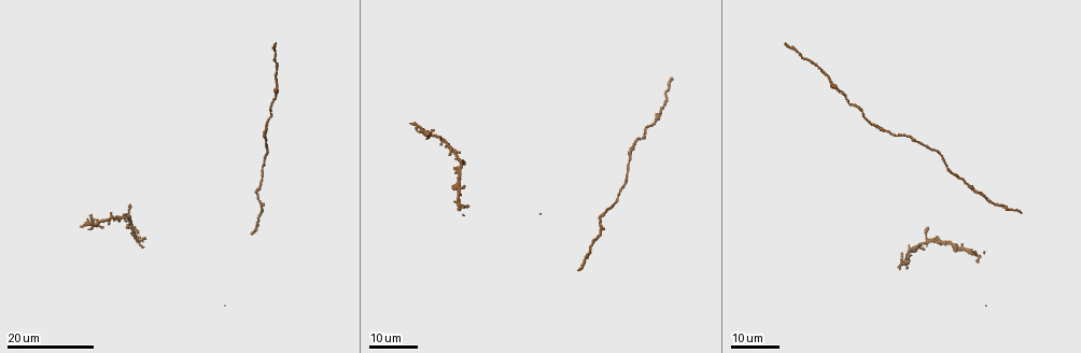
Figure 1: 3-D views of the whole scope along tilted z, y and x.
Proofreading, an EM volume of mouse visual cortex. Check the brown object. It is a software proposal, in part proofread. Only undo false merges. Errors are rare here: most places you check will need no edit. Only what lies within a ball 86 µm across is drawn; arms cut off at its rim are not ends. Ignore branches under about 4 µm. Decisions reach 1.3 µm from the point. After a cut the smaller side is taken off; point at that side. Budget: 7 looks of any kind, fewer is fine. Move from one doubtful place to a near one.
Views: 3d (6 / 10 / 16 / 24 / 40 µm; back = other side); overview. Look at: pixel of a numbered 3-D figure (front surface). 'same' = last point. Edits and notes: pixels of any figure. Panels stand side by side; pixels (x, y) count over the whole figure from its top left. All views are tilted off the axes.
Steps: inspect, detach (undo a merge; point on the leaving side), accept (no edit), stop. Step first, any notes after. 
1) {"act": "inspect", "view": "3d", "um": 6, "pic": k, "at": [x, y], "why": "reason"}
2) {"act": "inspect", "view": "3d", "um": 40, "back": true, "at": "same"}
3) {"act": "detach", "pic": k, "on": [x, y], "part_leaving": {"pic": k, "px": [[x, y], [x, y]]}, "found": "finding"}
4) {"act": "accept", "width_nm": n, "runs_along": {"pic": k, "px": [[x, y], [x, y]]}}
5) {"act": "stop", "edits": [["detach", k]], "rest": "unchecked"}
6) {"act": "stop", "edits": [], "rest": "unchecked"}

{"act": "inspect", "view": "3d", "um": 16, "pic": 1, "at": [634, 143], "why": "thick turns thin"}

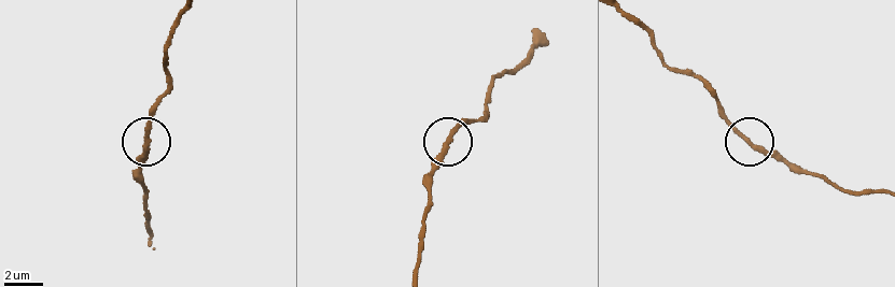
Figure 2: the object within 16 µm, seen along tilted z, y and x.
{"act": "inspect", "view": "3d", "um": 10, "pic": 2, "at": [145, 148]}

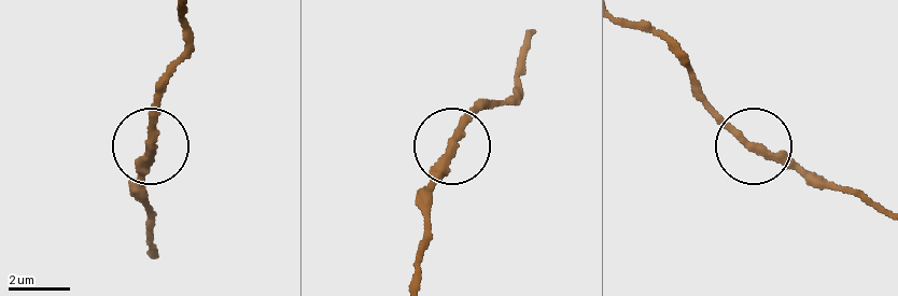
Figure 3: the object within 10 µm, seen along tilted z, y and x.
{"act": "accept", "runs_along": {"pic": 3, "px": [[148, 252], [138, 192], [158, 83]]}, "found": "one neuron here"}

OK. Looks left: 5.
{"act": "inspect", "view": "3d", "um": 16, "pic": 1, "at": [987, 199]}

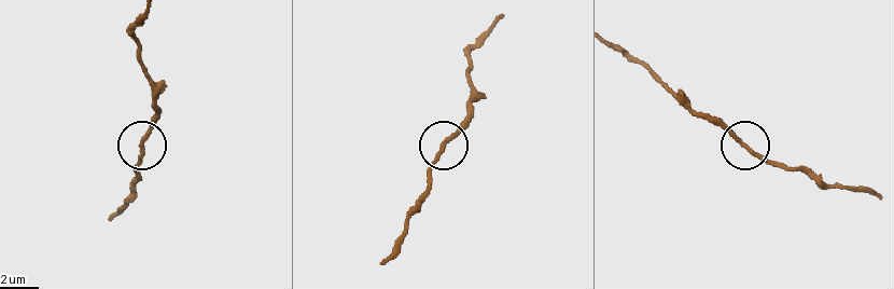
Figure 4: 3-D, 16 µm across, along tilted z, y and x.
{"act": "inspect", "view": "3d", "um": 10, "pic": 4, "at": [448, 141]}

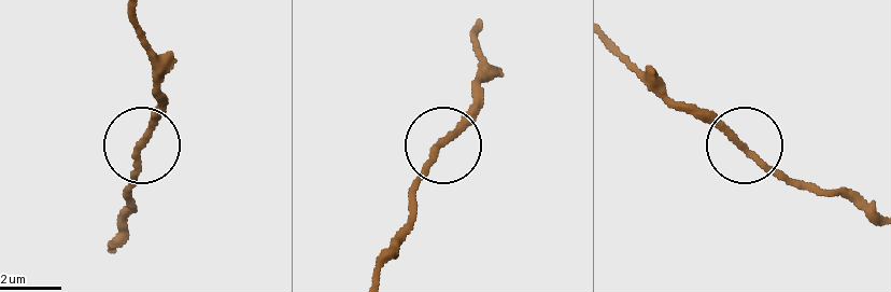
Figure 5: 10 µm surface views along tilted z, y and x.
{"act": "accept", "width_nm": 200, "runs_along": {"pic": 5, "px": [[143, 141], [161, 94]]}, "found": "one neuron here"}

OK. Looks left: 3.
{"act": "inspect", "view": "3d", "um": 16, "pic": 1, "at": [604, 210]}

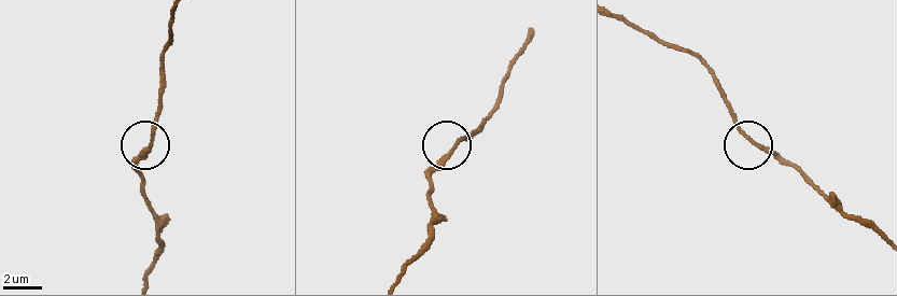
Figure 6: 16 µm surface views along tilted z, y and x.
{"act": "inspect", "view": "3d", "um": 6, "pic": 6, "at": [151, 145]}

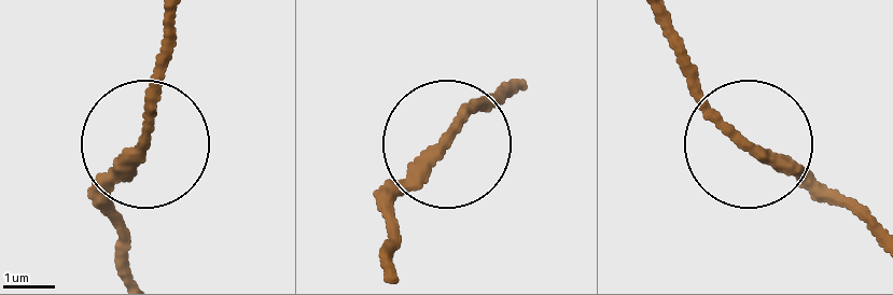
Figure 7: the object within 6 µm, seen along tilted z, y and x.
{"act": "accept", "width_nm": 220, "runs_along": {"pic": 7, "px": [[869, 227], [764, 158], [671, 47]]}, "found": "one neuron here"}

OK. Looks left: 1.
{"act": "stop", "edits": [], "rest": "unchecked"}

